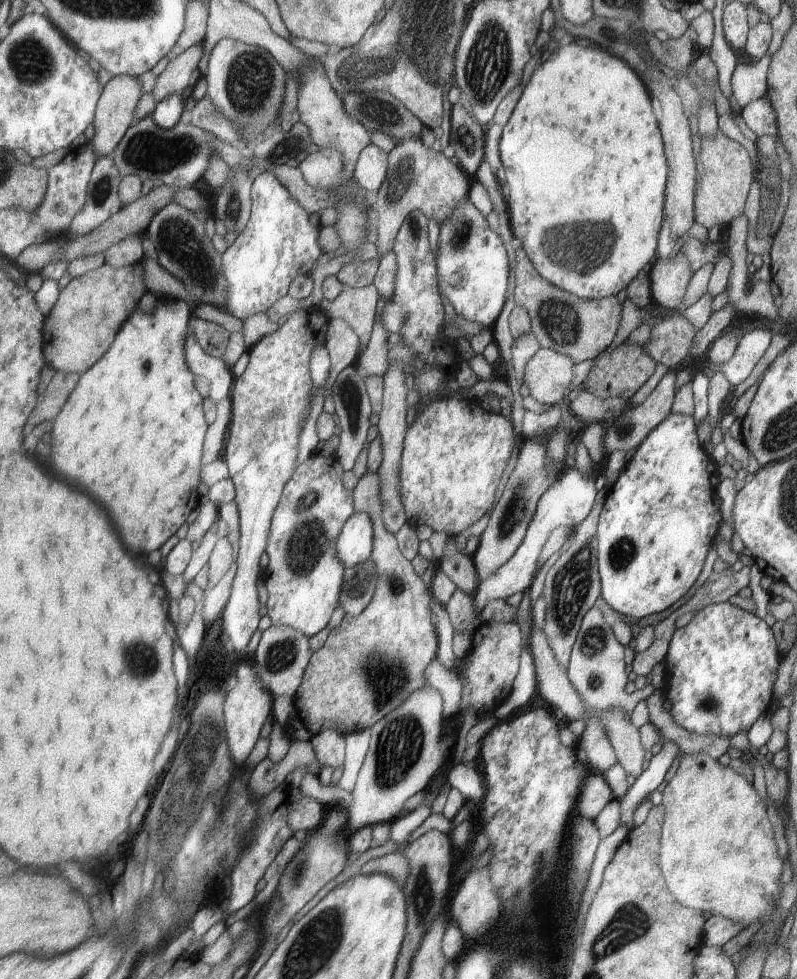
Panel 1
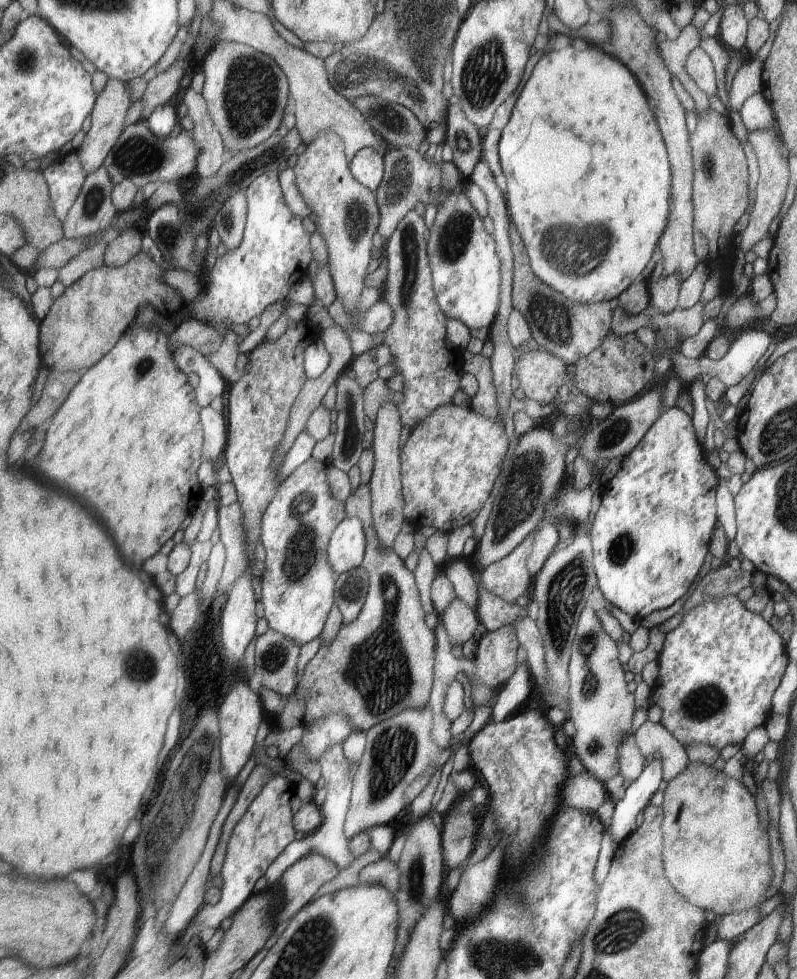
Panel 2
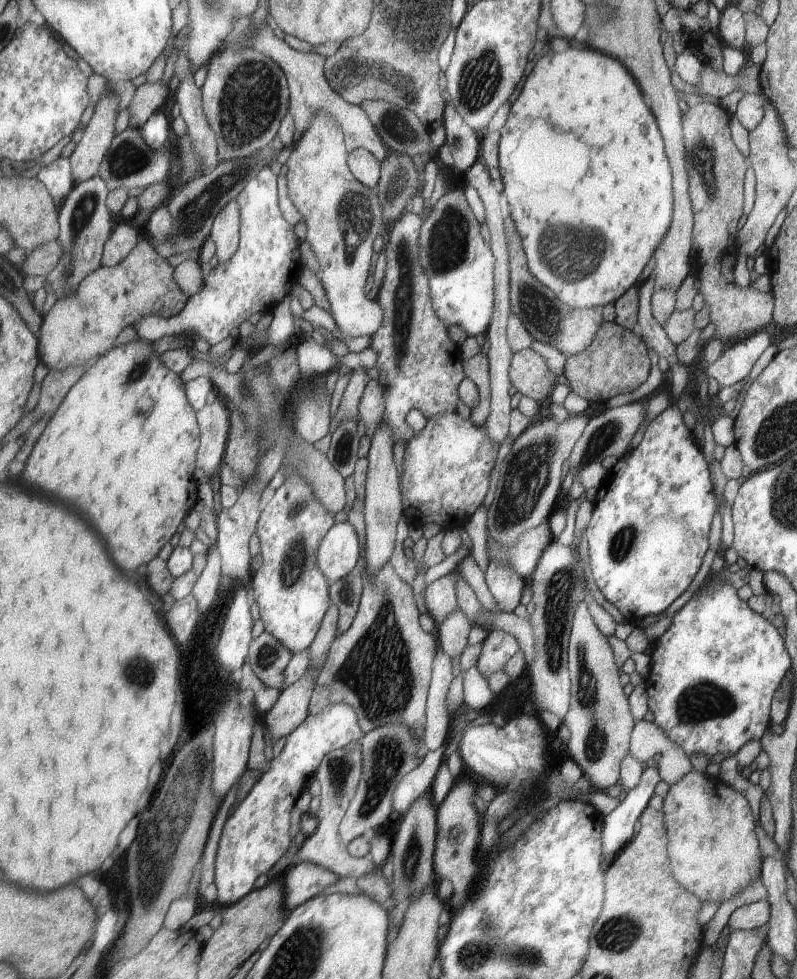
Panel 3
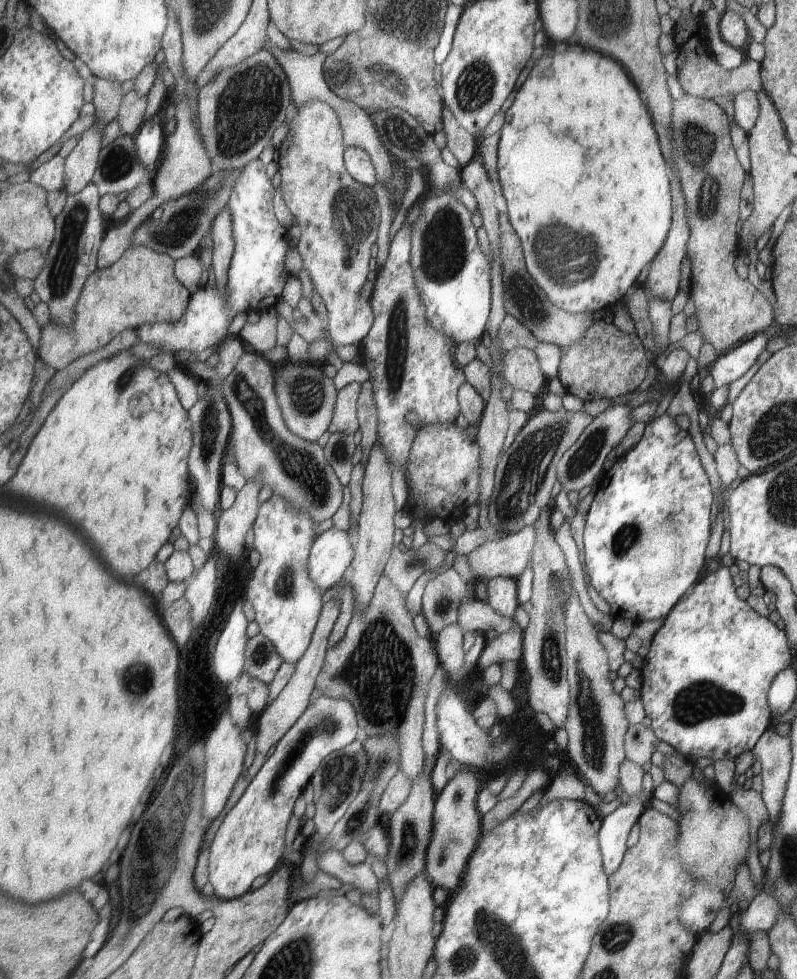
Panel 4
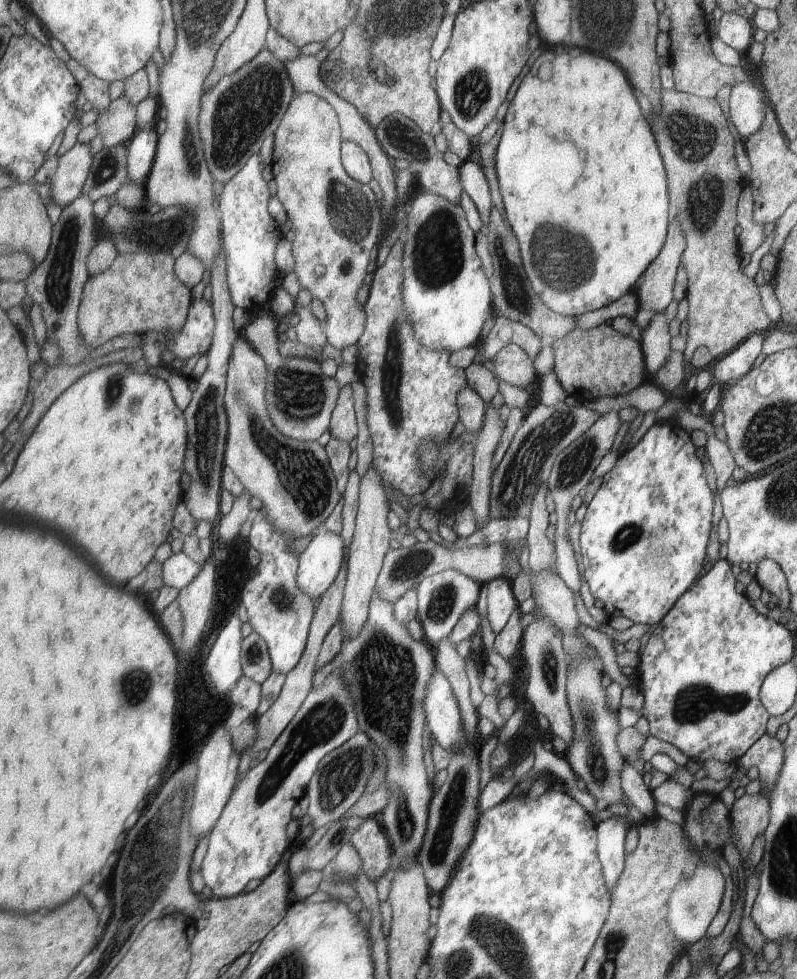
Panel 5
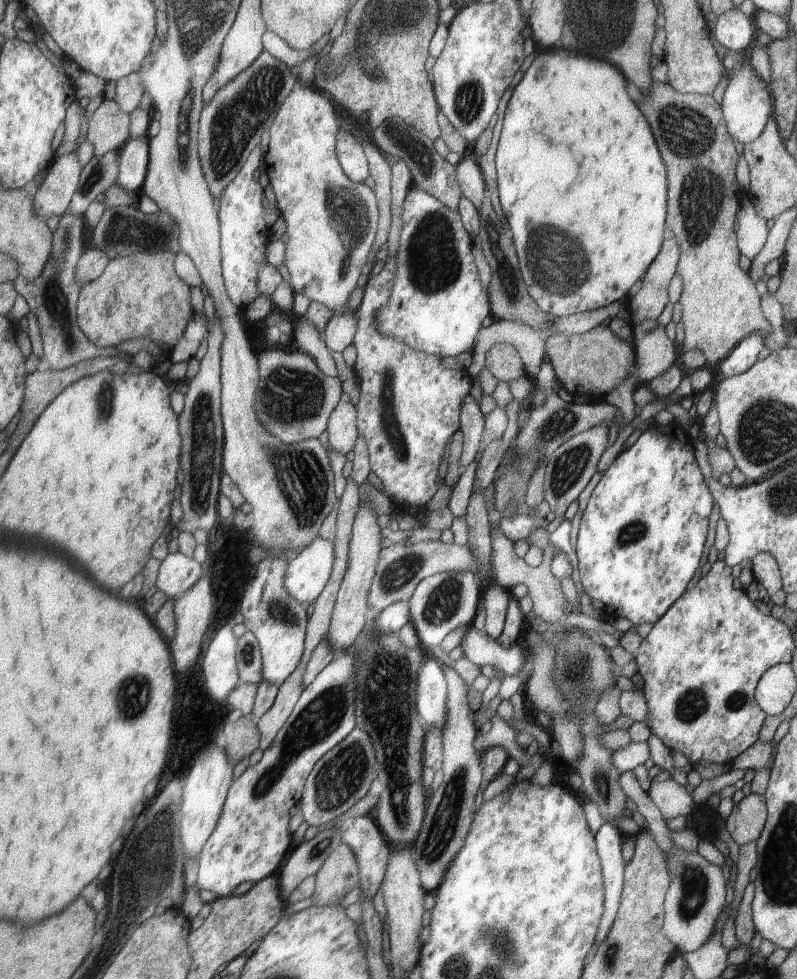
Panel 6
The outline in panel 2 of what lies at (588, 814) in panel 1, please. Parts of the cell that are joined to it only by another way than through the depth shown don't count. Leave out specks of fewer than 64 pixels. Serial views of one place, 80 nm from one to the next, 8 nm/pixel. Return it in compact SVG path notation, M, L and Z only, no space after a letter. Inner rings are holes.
M587 771L564 780L559 793L561 806L570 806L584 813L595 813L608 796L608 784L593 778Z

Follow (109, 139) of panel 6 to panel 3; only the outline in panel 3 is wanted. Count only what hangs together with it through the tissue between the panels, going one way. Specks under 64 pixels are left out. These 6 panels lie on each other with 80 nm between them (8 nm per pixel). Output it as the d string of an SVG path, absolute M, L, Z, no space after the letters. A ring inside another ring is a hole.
M159 79L154 83L144 83L137 89L129 108L131 112L129 126L141 129L157 108L161 108L169 101L172 92L169 91L167 82L168 80L163 82Z

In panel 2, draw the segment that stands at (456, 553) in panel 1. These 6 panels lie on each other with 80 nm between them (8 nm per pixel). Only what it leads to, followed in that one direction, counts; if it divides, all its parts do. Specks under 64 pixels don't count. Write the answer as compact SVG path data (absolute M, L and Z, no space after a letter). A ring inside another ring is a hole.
M449 560L442 570L453 582L456 593L469 606L477 609L480 590L474 573L465 560Z

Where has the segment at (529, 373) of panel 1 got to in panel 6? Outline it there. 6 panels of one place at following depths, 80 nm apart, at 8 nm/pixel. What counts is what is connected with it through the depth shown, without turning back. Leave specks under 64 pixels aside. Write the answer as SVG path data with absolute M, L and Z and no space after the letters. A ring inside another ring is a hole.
M497 343L492 346L486 367L500 381L512 383L523 377L530 379L520 352L511 343Z

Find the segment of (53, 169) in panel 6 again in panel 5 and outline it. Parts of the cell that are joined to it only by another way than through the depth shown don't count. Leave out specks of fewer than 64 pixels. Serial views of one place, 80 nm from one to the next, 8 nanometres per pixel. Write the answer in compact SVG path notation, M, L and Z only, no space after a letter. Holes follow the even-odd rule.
M76 143L60 158L56 178L50 186L52 199L61 208L83 193L93 161L89 143Z

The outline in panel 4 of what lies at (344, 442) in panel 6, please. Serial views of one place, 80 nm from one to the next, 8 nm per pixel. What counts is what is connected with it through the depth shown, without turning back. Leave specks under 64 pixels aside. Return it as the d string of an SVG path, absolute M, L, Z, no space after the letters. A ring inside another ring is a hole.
M354 382L339 391L334 408L334 417L330 426L332 433L354 433L360 428L358 400L363 388L362 384Z

